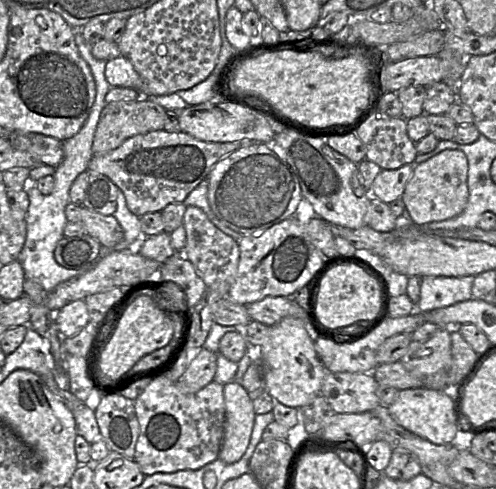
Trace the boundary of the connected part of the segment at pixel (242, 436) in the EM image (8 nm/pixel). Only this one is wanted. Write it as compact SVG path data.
M231 381L224 385L226 408L224 439L219 458L228 463L239 461L249 445L256 413L246 389Z

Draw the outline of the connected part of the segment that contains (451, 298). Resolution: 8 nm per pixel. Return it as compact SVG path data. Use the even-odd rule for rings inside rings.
M427 276L422 278L420 300L416 311L431 311L437 308L470 300L475 276Z

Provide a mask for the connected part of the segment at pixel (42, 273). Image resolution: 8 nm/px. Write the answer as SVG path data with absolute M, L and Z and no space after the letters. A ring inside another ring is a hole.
M82 28L74 29L75 40L79 52L90 66L96 82L96 98L90 114L79 132L73 137L63 141L64 157L61 163L56 167L53 175L55 180L55 186L53 191L50 194L44 195L37 188L36 182L30 182L25 187L25 190L29 197L29 207L25 216L27 233L25 243L20 252L18 261L20 261L23 266L25 272L25 279L28 278L39 283L42 288L47 292L53 290L58 284L75 278L88 270L67 269L59 265L54 258L54 249L58 241L64 237L64 227L68 222L65 215L65 208L70 203L70 188L78 175L84 172L84 163L73 164L73 161L75 161L80 148L82 148L83 146L87 148L88 142L90 148L92 148L94 135L96 133L100 115L107 104L105 97L111 88L111 85L108 83L105 75L107 61L98 59L93 56L91 51L92 46L85 41L82 35Z

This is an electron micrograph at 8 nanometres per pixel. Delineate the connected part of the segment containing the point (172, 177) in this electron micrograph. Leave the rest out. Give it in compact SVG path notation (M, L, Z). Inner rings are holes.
M155 130L155 131L150 131L147 133L143 134L138 134L135 136L132 136L128 139L126 139L119 147L116 149L105 153L105 154L94 154L93 157L91 158L89 165L88 165L88 172L98 172L101 174L104 174L108 176L114 183L115 185L122 190L122 192L125 195L127 206L129 210L137 215L137 216L143 216L146 213L154 212L154 211L162 211L168 204L171 203L181 203L185 200L185 198L188 196L188 194L205 178L207 178L210 170L213 168L213 166L223 157L226 155L232 153L235 150L238 150L243 147L250 147L256 143L261 143L261 142L256 142L253 140L250 140L248 138L244 138L238 141L233 141L233 142L204 142L201 140L198 140L189 134L185 132L170 132L166 130Z

